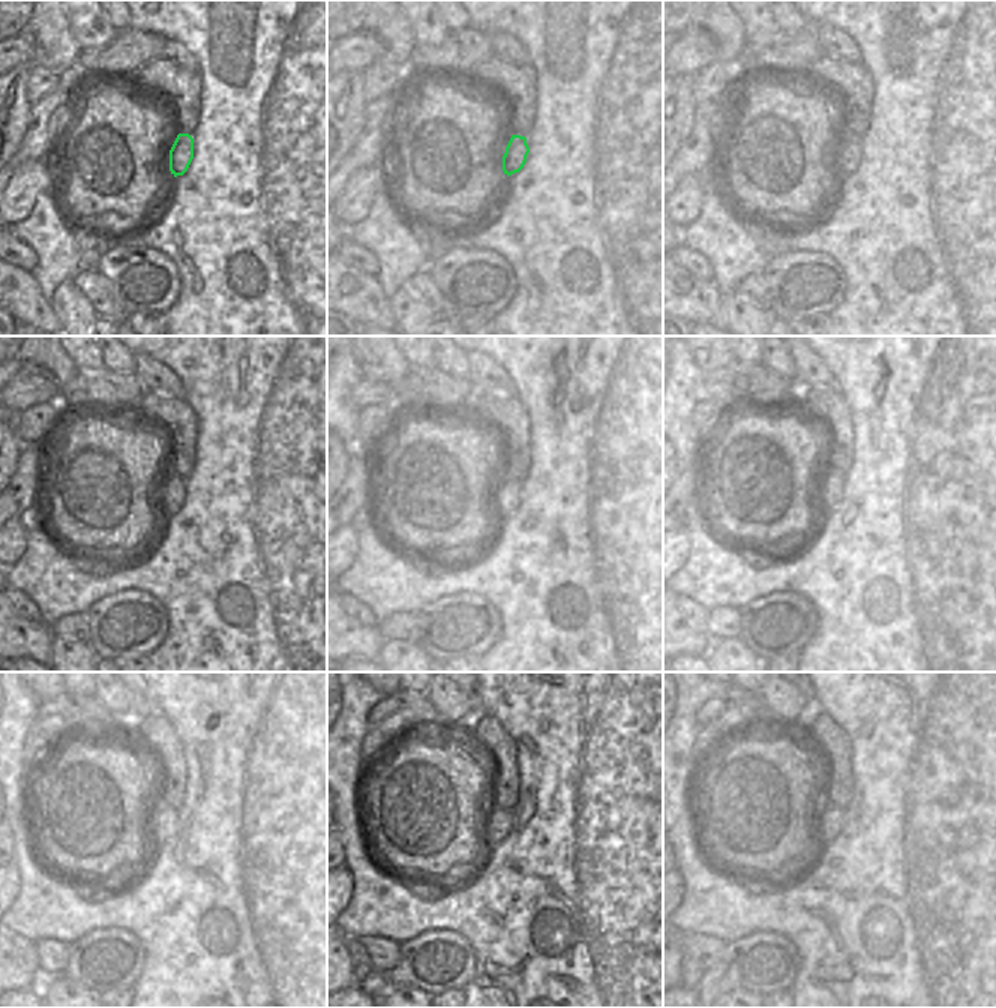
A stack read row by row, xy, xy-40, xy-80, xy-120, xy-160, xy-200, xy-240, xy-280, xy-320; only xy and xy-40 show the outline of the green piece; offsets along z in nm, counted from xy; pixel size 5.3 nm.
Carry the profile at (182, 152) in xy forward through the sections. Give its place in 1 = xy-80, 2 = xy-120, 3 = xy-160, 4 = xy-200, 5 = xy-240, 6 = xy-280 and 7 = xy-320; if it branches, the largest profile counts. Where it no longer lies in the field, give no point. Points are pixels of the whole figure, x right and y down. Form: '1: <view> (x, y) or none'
1: xy-80 (849, 153)
2: xy-120 (173, 491)
3: xy-160 (507, 494)
4: xy-200 (833, 489)
5: xy-240 (162, 822)
6: xy-280 (498, 821)
7: xy-320 (830, 819)

